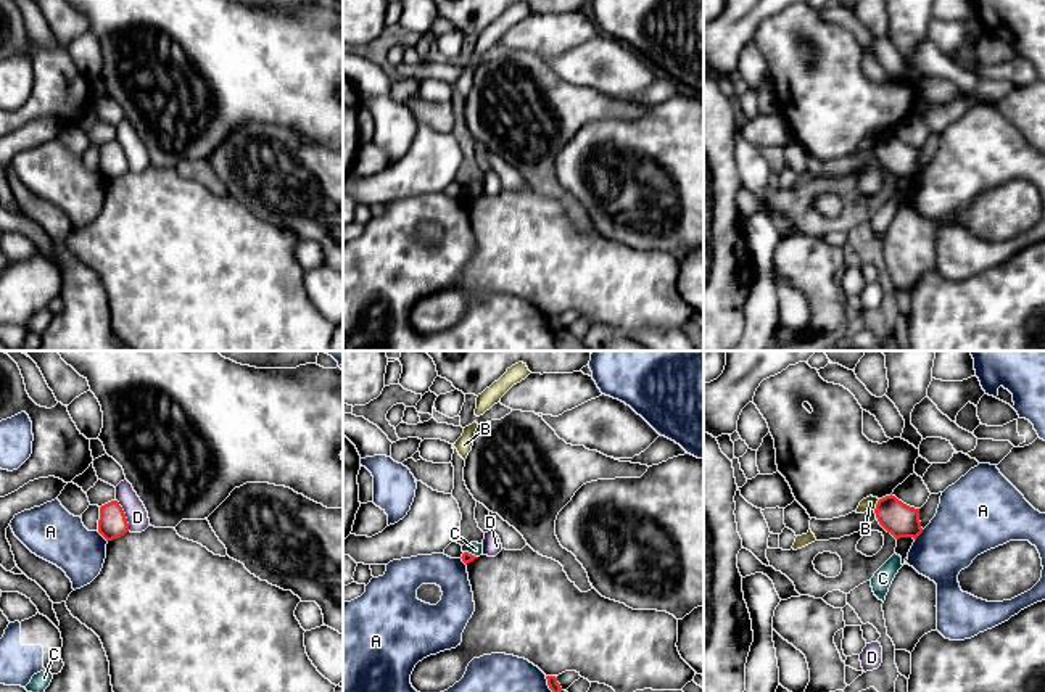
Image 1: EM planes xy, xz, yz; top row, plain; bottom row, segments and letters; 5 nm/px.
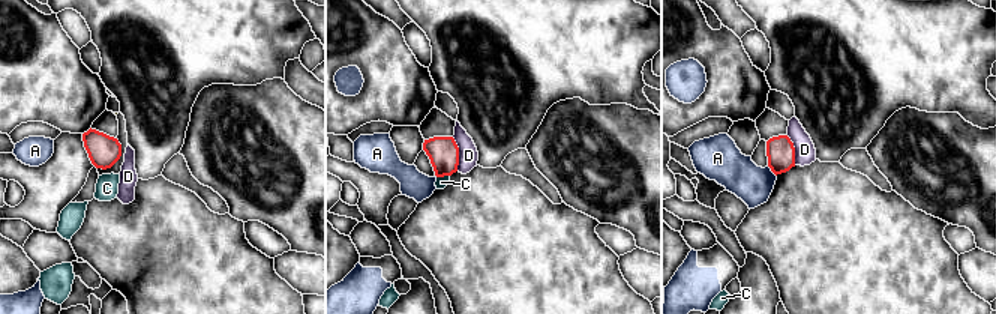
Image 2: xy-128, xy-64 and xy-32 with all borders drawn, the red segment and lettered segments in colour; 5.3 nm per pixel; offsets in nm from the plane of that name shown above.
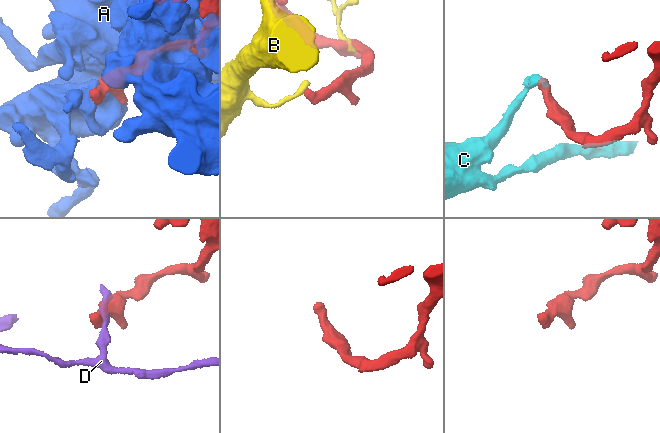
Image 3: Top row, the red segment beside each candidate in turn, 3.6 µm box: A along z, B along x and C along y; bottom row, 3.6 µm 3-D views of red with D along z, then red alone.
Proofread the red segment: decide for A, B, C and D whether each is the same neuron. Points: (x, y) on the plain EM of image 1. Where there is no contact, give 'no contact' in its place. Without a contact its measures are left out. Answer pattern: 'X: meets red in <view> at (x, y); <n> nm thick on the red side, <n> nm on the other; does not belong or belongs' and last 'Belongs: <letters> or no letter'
A: meets red in xz at (549, 325); 60 nm thick on the red side, 480 nm on the other; does not belong
B: meets red in yz at (876, 144); 170 nm thick on the red side, 70 nm on the other; does not belong
C: meets red in xz at (470, 193); 50 nm thick on the red side, 70 nm on the other; does not belong
D: meets red in xy at (124, 155); 140 nm thick on the red side, 110 nm on the other; does not belong
Belongs: no letter

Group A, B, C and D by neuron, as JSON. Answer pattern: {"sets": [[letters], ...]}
{"sets": [["A"], ["B"], ["C"], ["D"]]}

